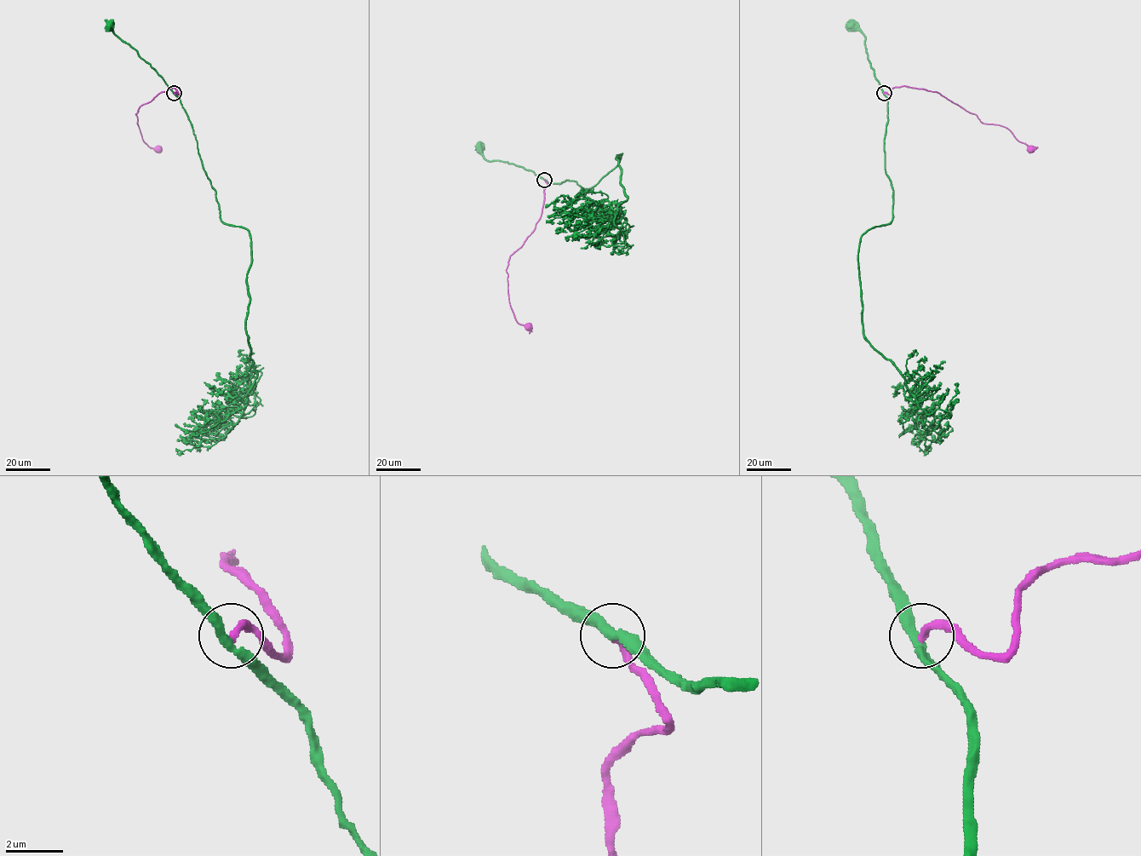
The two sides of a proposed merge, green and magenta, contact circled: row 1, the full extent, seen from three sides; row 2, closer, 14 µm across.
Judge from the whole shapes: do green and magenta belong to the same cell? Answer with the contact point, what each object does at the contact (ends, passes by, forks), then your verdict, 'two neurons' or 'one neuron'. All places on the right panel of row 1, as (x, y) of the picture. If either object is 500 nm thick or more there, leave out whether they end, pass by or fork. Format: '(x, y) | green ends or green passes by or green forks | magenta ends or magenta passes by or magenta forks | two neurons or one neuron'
(884, 93) | green passes by | magenta ends | two neurons

